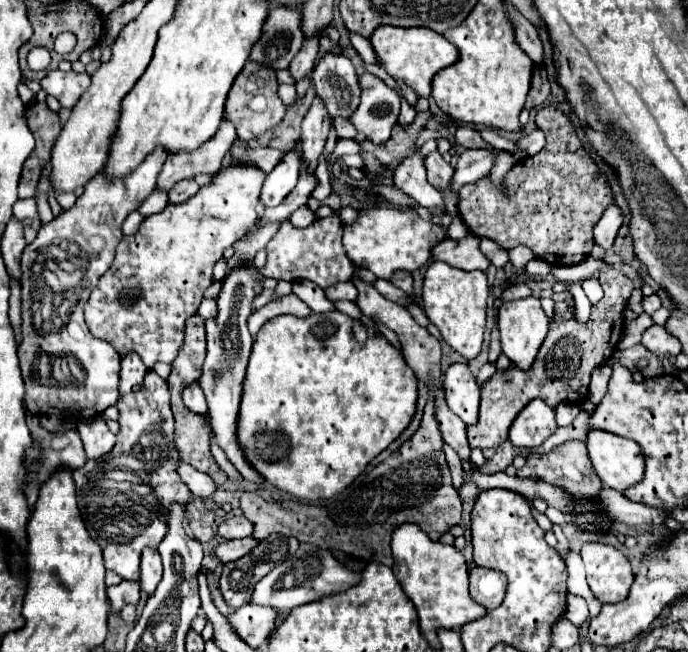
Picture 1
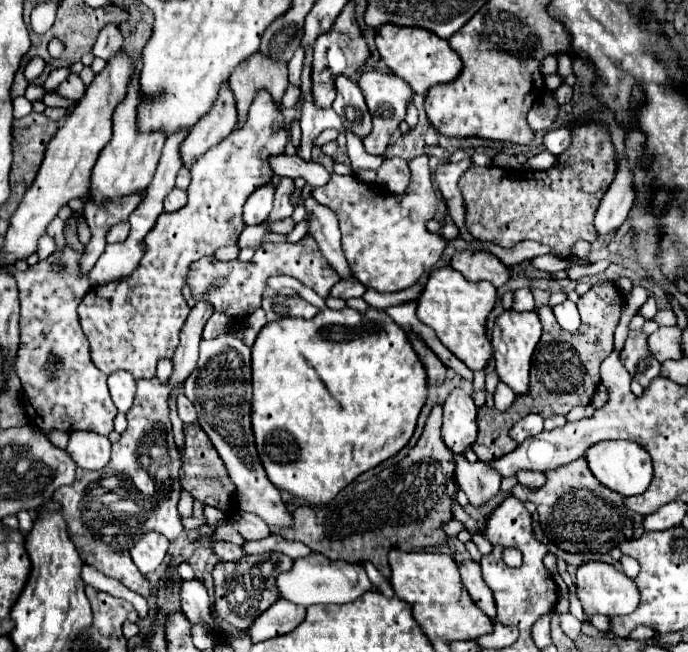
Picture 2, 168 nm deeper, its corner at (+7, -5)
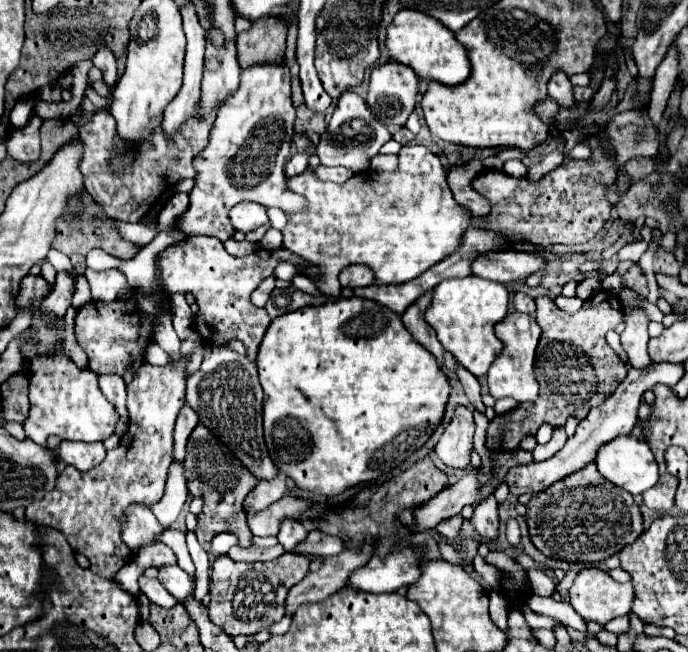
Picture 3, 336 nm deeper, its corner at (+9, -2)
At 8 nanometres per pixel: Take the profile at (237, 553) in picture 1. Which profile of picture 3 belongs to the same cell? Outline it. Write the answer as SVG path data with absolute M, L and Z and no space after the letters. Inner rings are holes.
M311 531L305 539L305 543L299 545L299 549L305 553L329 557L329 555L341 553L345 549L345 543L343 543L343 539L337 539L333 535L325 535L323 531Z

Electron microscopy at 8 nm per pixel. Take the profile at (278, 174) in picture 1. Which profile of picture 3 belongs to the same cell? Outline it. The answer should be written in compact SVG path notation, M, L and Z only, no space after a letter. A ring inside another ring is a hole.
M255 203L235 205L233 211L229 211L229 219L231 219L231 225L235 227L235 231L241 231L241 233L255 231L257 227L261 227L269 221L265 207L255 205Z

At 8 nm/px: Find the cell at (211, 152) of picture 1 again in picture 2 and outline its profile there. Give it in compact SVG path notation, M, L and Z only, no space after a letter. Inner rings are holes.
M223 84L223 90L219 92L219 98L215 106L211 108L211 114L207 118L201 118L199 126L191 130L191 134L181 142L181 162L183 166L193 166L199 156L203 156L207 150L223 142L237 126L237 110L235 110L235 98L227 84Z

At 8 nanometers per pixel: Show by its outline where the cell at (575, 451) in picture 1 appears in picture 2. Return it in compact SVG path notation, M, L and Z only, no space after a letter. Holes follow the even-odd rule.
M583 456L555 470L547 470L541 488L517 484L511 494L519 500L531 500L537 506L547 538L567 552L609 552L633 536L633 520L627 516L629 510L623 506L623 496L599 484Z

